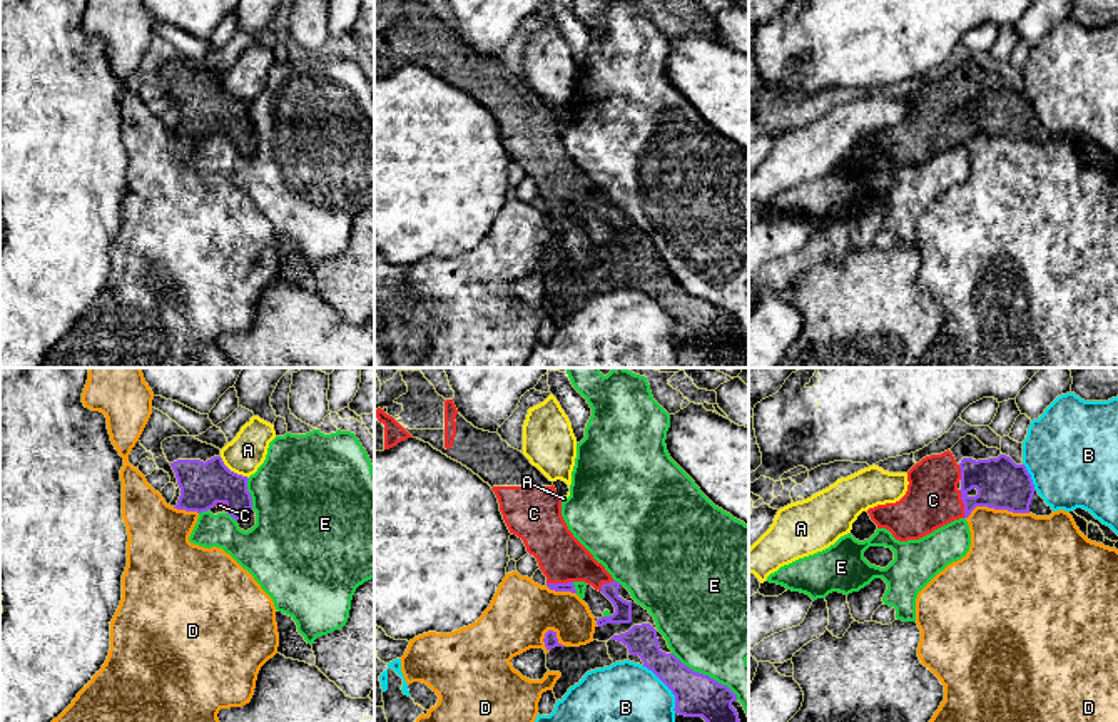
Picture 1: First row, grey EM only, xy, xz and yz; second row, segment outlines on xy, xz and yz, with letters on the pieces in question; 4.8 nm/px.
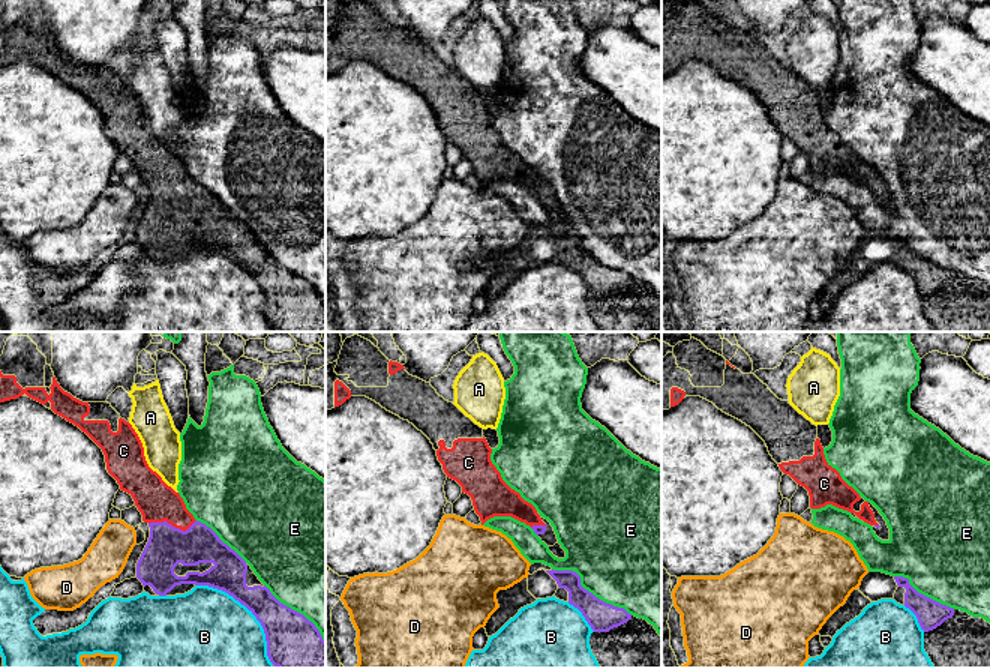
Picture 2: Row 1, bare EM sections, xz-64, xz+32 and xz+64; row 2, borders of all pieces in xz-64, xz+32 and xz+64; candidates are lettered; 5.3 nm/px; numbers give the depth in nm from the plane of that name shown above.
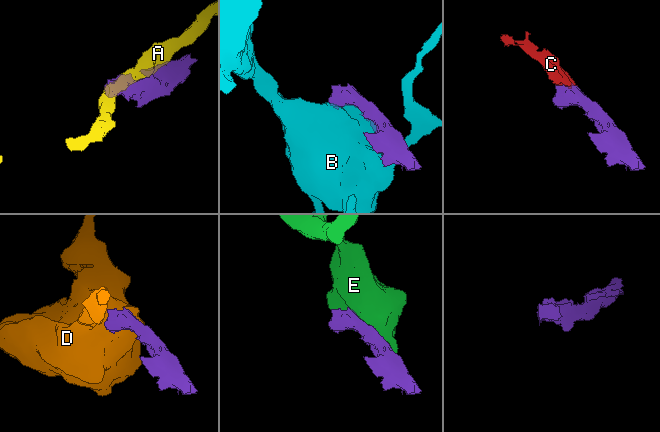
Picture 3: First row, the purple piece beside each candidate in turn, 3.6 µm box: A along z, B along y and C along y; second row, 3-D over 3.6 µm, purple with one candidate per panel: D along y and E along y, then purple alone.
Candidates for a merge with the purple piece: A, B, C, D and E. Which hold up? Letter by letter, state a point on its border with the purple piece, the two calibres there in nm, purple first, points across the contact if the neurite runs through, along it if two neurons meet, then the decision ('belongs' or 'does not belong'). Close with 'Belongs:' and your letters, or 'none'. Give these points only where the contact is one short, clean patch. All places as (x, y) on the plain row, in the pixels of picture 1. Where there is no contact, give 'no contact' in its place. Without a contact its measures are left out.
A: xy (233, 97) | 220/180 nm | does not belong
B: xz (667, 311) | 200/480 nm | does not belong
C: yz (963, 127) | 240/260 nm | across yz (1001, 109), (980, 126), (963, 127), (933, 126) | belongs
D: yz (996, 134) | 240/440 nm | along yz (1028, 139), (976, 132), (966, 144) | does not belong
E: xz (706, 301) | 200/460 nm | does not belong
Belongs: C

